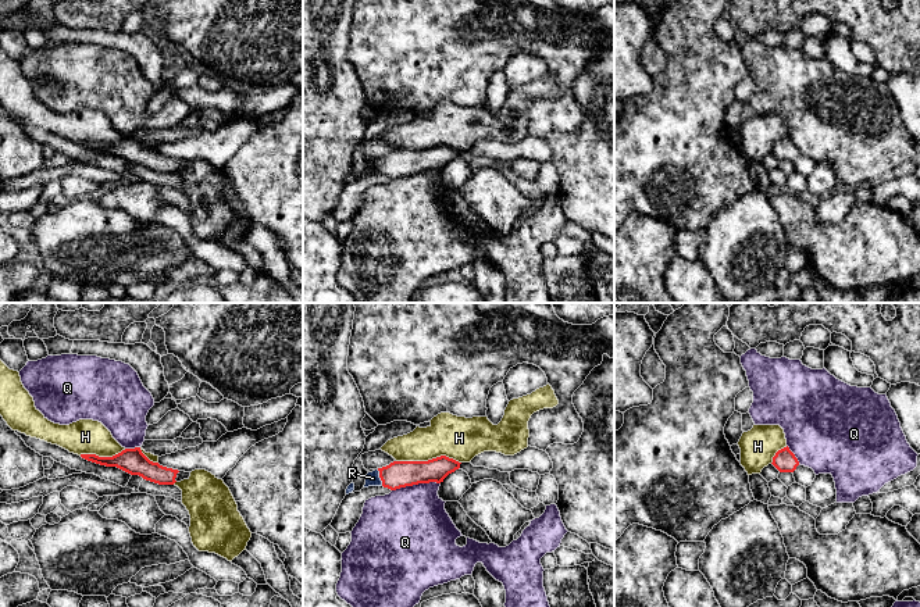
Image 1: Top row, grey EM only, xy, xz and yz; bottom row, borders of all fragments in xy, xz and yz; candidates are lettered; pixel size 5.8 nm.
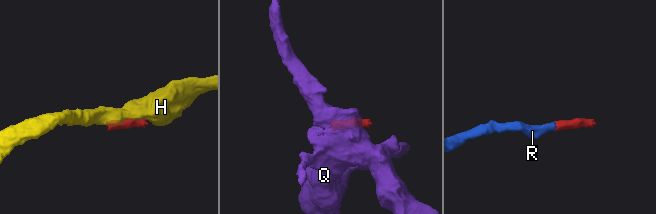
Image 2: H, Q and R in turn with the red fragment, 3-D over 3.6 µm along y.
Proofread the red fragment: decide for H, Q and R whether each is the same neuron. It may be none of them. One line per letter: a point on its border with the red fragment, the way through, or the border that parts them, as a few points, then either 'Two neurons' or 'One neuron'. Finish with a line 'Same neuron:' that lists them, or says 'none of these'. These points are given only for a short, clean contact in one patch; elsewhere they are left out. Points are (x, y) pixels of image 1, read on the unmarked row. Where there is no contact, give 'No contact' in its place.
H: Touches red at xz (428, 149). Two neurons
Q: Touches red at xz (416, 172). Boundary: xz (439, 171), (419, 171), (392, 179). Two neurons
R: Touches red at xz (381, 167). Path across: xz (399, 163), (381, 167), (373, 167). One neuron
Same neuron: R

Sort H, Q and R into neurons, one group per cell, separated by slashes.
H / Q / R

